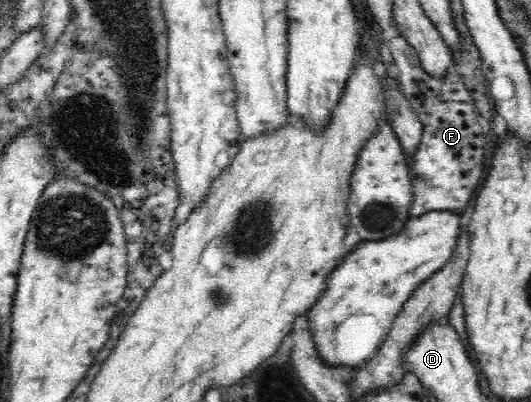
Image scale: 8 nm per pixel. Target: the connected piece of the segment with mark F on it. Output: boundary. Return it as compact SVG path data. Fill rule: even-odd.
M389 30L389 34L393 38L383 42L392 55L400 91L423 125L422 144L409 161L414 194L411 214L462 210L483 178L483 130L477 122L479 113L475 101L453 67L442 77L433 77L421 67L415 49L398 30Z

